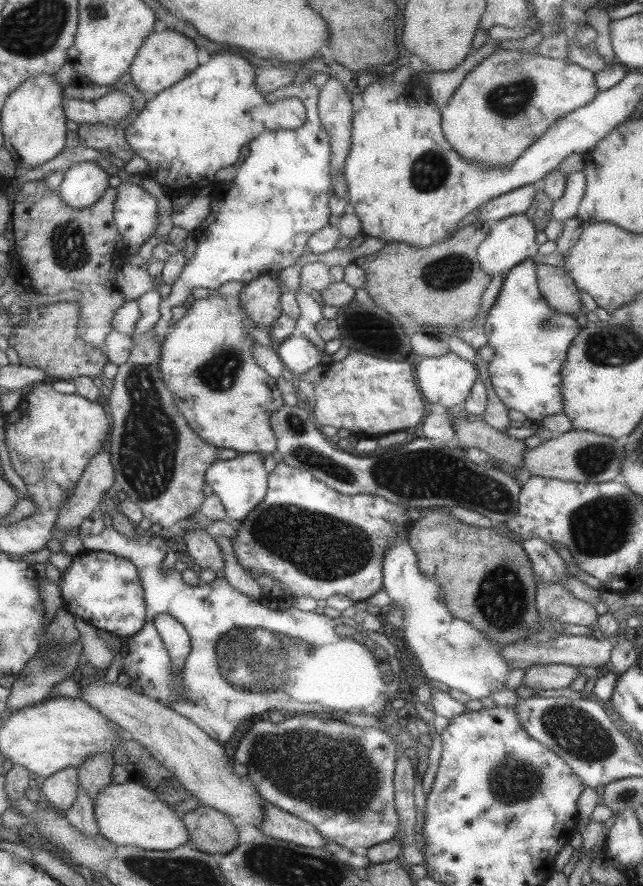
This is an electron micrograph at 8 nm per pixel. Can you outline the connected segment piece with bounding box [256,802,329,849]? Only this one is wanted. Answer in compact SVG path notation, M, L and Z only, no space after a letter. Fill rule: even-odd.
M268 802L265 805L265 816L262 817L262 822L256 827L262 829L266 837L300 846L324 849L326 843L329 842L314 825Z

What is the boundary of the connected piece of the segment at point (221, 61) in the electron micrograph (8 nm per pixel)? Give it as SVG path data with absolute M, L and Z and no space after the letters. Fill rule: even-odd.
M212 54L207 64L171 88L149 97L144 110L123 133L136 155L148 163L145 175L166 189L201 189L216 184L216 172L234 165L244 144L266 131L297 130L307 120L300 99L268 103L257 90L255 67L238 54Z

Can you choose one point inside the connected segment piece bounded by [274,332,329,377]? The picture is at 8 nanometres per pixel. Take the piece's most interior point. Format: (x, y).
(299, 355)

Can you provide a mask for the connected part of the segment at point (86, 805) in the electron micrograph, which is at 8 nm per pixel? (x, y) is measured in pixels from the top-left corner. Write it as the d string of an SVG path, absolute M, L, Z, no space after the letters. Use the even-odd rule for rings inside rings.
M79 786L77 793L78 796L76 796L71 810L66 812L64 816L78 832L82 832L86 836L92 836L92 838L101 836L100 827L98 827L98 821L96 821L94 813L95 804L90 798L90 794L82 786Z

